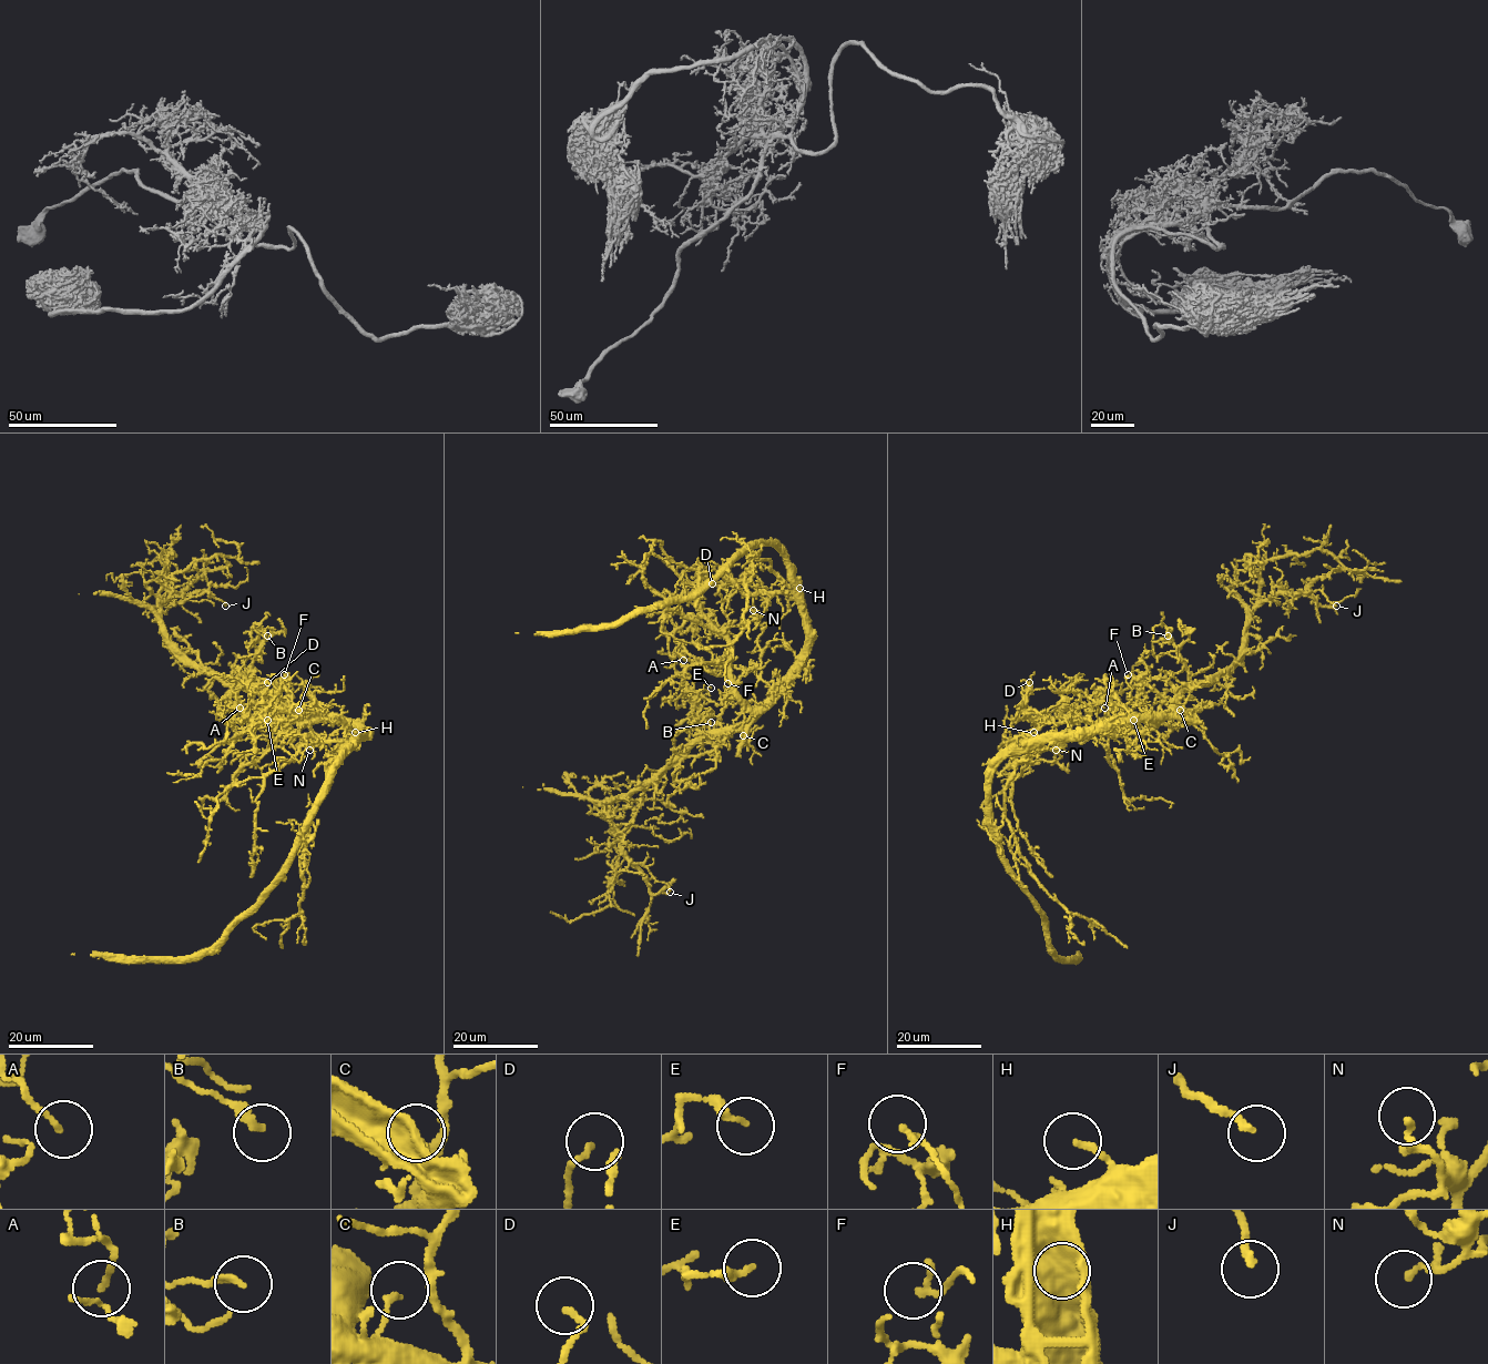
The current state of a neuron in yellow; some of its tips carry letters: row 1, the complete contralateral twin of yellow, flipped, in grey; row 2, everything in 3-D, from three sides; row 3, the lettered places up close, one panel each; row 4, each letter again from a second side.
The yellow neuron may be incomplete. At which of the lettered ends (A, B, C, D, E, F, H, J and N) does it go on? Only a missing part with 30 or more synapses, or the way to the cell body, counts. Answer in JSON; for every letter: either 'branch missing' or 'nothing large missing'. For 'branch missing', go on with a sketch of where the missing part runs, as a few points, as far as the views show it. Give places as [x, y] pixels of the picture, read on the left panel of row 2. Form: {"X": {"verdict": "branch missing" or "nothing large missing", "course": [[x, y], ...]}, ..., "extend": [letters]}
{"A": {"verdict": "nothing large missing"}, "B": {"verdict": "nothing large missing"}, "C": {"verdict": "nothing large missing"}, "D": {"verdict": "nothing large missing"}, "E": {"verdict": "nothing large missing"}, "F": {"verdict": "nothing large missing"}, "H": {"verdict": "branch missing", "course": [[355, 732], [350, 728], [345, 730], [335, 719], [340, 689], [330, 680]]}, "J": {"verdict": "branch missing", "course": [[225, 606], [252, 582], [260, 567], [255, 573], [241, 579]]}, "N": {"verdict": "nothing large missing"}, "extend": ["H", "J"]}

